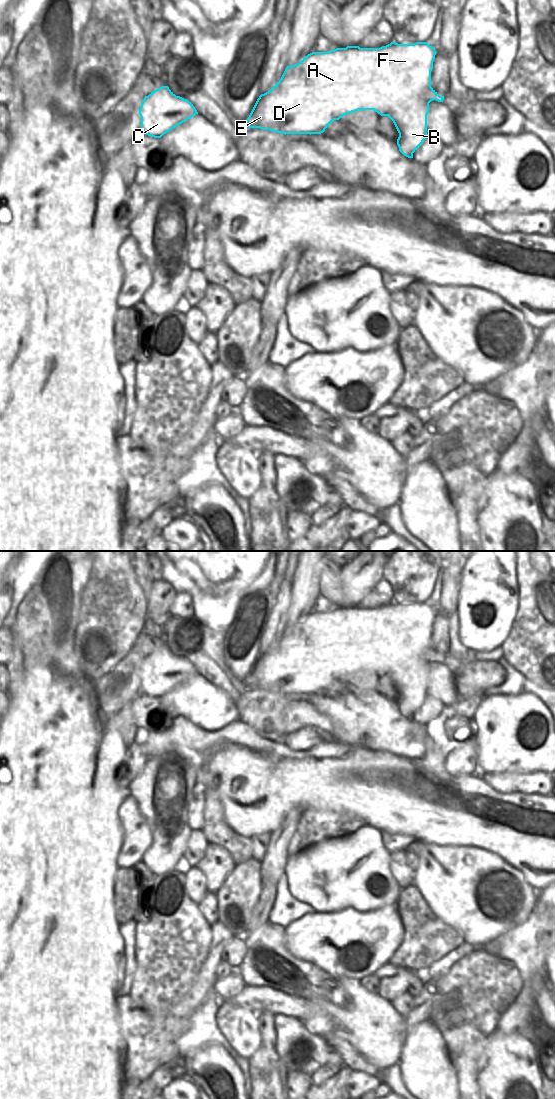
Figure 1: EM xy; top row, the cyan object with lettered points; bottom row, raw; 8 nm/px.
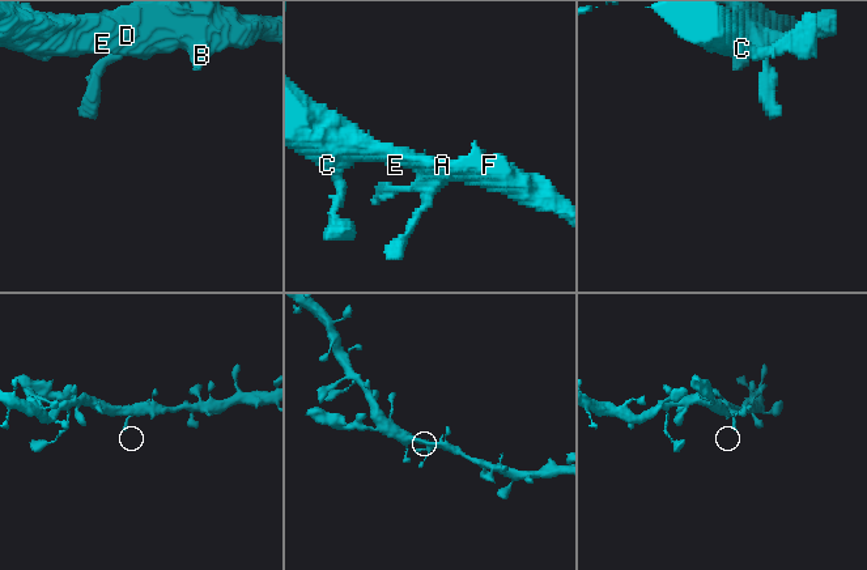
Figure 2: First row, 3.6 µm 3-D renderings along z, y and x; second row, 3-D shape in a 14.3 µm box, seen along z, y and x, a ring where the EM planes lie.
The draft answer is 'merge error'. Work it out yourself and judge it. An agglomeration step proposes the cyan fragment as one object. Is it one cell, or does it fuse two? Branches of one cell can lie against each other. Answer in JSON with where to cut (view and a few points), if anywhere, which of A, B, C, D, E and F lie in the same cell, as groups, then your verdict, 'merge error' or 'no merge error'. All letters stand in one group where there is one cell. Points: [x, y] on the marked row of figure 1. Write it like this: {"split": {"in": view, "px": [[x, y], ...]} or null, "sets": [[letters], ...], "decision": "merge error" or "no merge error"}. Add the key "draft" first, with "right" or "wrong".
{"draft": "wrong", "split": null, "sets": [["A", "B", "C", "D", "E", "F"]], "decision": "no merge error"}

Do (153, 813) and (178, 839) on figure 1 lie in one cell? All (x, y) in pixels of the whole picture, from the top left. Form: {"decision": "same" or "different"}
{"decision": "same"}

